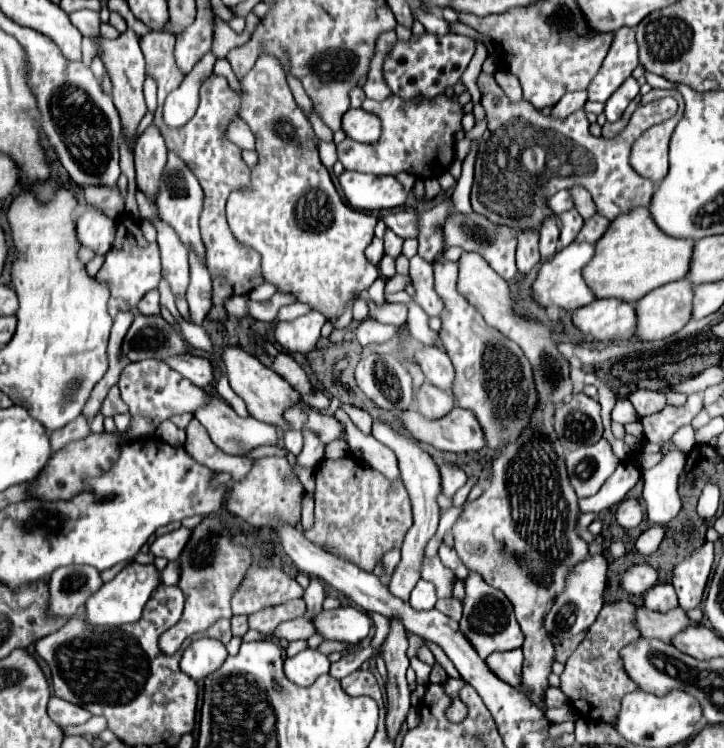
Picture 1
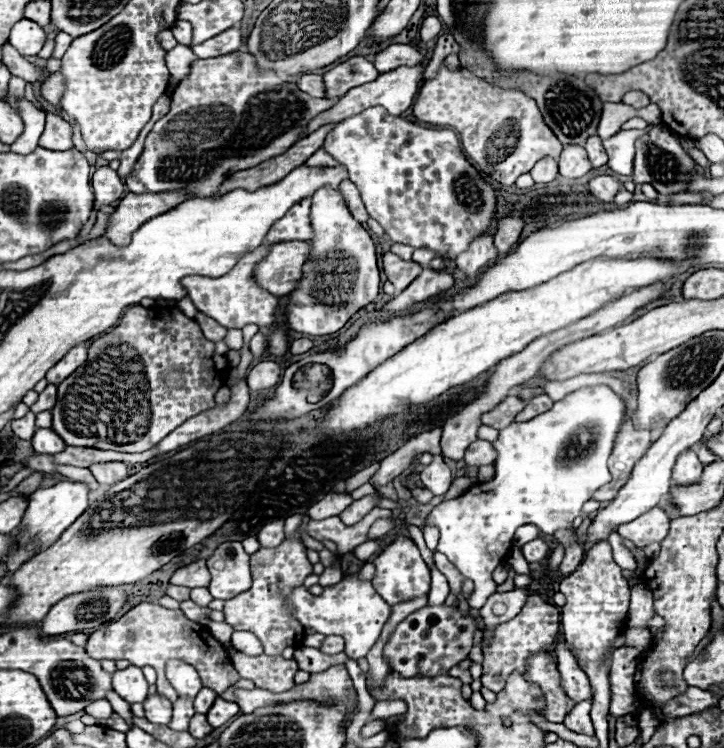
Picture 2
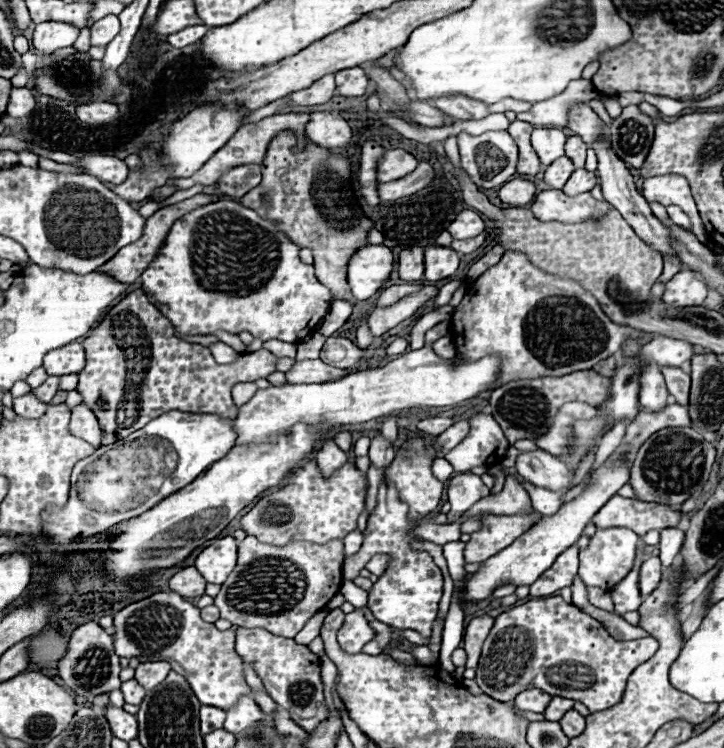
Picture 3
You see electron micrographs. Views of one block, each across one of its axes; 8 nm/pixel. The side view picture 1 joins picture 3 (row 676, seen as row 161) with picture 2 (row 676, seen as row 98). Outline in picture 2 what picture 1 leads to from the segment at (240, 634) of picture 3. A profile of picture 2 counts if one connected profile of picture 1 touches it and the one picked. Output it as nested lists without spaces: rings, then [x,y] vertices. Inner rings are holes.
[[[236,652],[232,656],[232,664],[242,678],[248,678],[258,688],[270,690],[274,694],[288,692],[296,686],[294,674],[298,672],[298,662],[294,658],[286,660],[282,656],[248,656]]]

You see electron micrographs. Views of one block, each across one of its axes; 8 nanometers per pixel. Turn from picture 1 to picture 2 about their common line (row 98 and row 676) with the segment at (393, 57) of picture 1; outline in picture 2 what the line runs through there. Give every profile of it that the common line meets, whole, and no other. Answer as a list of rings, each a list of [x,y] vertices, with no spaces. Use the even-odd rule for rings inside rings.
[[[424,606],[398,624],[384,648],[384,658],[388,660],[390,668],[404,678],[412,678],[418,674],[446,674],[452,666],[468,658],[474,630],[476,620],[472,616],[462,616],[460,610],[452,606]]]

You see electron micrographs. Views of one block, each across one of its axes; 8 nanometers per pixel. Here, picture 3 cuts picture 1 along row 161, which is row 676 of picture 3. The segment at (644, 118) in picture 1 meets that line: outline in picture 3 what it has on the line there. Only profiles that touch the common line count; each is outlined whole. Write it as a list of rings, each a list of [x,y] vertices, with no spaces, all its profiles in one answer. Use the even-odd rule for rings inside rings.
[[[546,596],[528,600],[520,606],[512,606],[508,612],[496,616],[494,626],[482,648],[476,682],[484,690],[484,694],[500,702],[512,702],[520,692],[528,688],[540,688],[550,696],[572,698],[586,704],[590,712],[600,712],[620,702],[632,670],[646,662],[650,656],[654,656],[656,650],[658,642],[650,636],[632,642],[614,640],[598,620],[590,618],[572,604],[566,604],[560,596]]]

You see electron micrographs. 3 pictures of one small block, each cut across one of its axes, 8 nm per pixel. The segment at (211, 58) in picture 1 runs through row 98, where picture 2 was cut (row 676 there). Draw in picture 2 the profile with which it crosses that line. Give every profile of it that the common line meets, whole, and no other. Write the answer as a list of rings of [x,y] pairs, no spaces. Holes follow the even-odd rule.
[[[168,660],[166,678],[180,696],[186,696],[190,700],[196,698],[198,690],[202,688],[196,669],[182,660]]]

